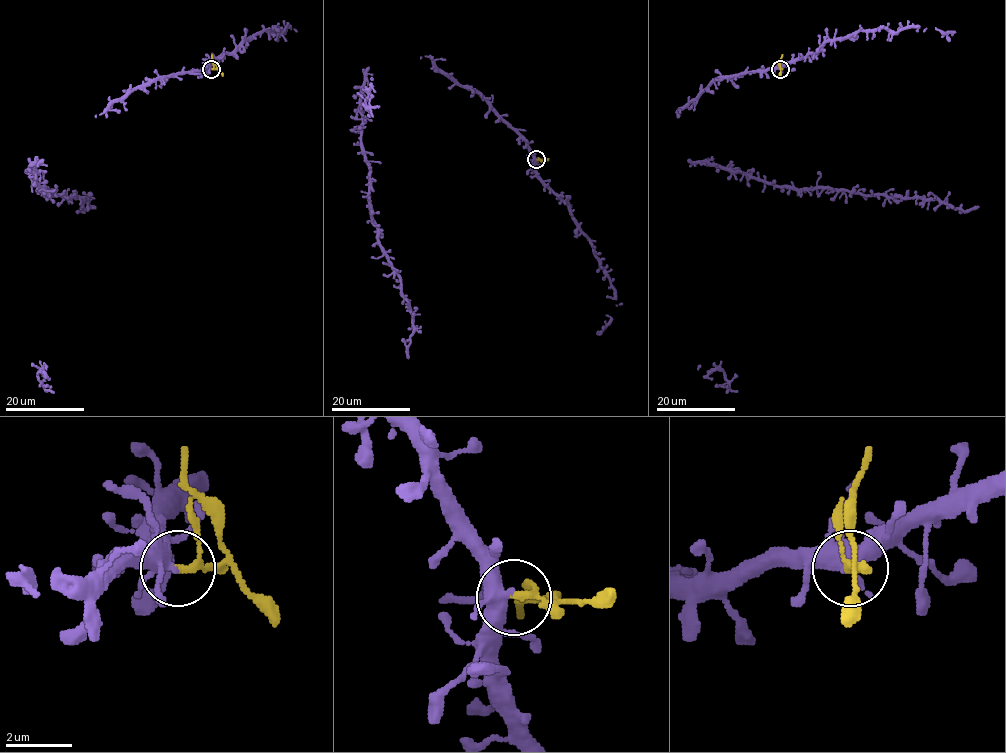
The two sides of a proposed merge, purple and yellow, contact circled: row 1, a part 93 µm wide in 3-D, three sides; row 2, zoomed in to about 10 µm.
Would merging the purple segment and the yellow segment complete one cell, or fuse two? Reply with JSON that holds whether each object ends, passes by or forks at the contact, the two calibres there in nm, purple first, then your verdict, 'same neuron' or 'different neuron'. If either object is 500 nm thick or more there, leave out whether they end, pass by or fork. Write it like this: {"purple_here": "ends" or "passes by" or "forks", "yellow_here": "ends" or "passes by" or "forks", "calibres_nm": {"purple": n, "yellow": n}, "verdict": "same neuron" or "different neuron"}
{"purple_here": "forks", "yellow_here": "passes by", "calibres_nm": {"purple": 320, "yellow": 160}, "verdict": "different neuron"}

